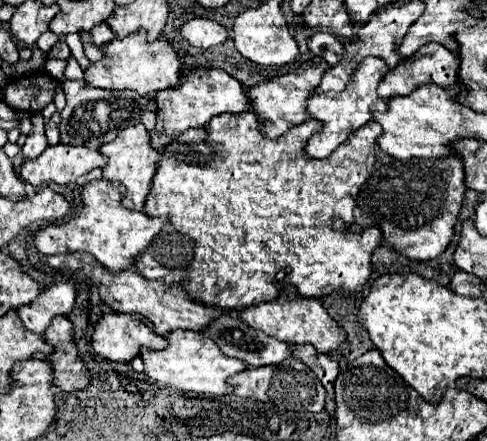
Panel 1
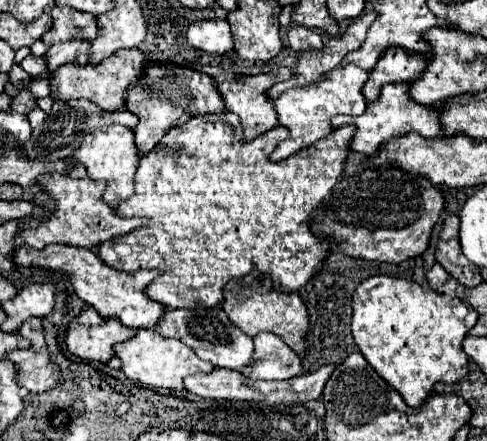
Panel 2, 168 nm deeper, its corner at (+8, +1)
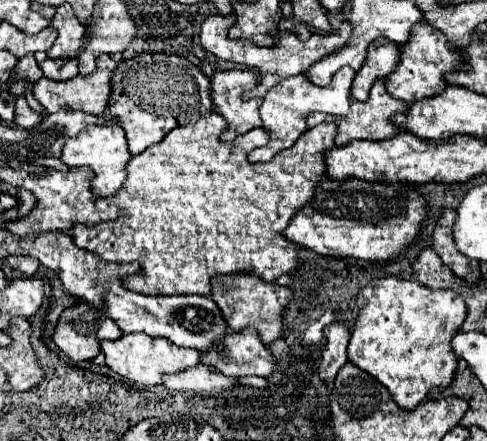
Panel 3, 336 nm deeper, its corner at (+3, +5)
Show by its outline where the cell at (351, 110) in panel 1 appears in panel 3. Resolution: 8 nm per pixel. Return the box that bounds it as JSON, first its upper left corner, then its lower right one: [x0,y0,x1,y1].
[247,66,355,162]

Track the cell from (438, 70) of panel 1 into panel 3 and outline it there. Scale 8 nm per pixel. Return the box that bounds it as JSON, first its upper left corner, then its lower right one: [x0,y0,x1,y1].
[351,38,399,100]

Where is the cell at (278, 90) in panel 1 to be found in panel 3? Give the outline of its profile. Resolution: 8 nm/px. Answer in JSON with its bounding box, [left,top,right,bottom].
[211,72,261,142]

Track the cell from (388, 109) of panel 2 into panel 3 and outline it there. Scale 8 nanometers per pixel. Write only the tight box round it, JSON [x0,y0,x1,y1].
[307,80,407,146]

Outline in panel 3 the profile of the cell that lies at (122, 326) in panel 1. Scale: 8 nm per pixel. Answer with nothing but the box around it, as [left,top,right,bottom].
[51,302,121,362]

